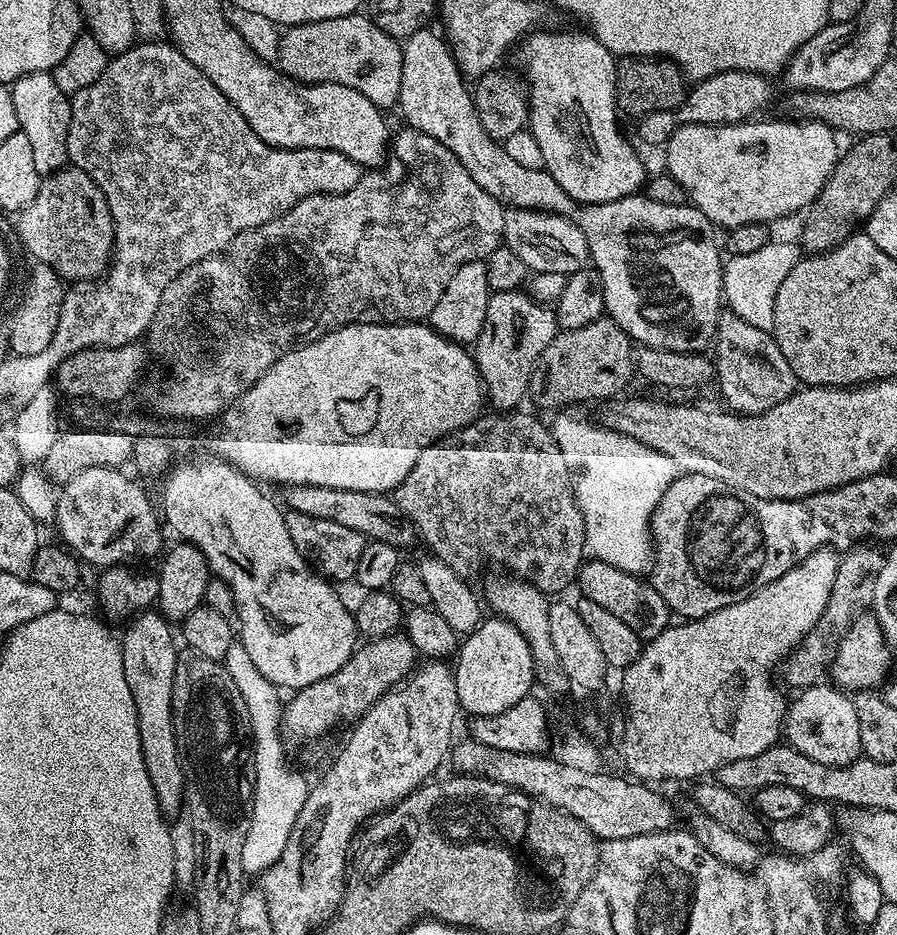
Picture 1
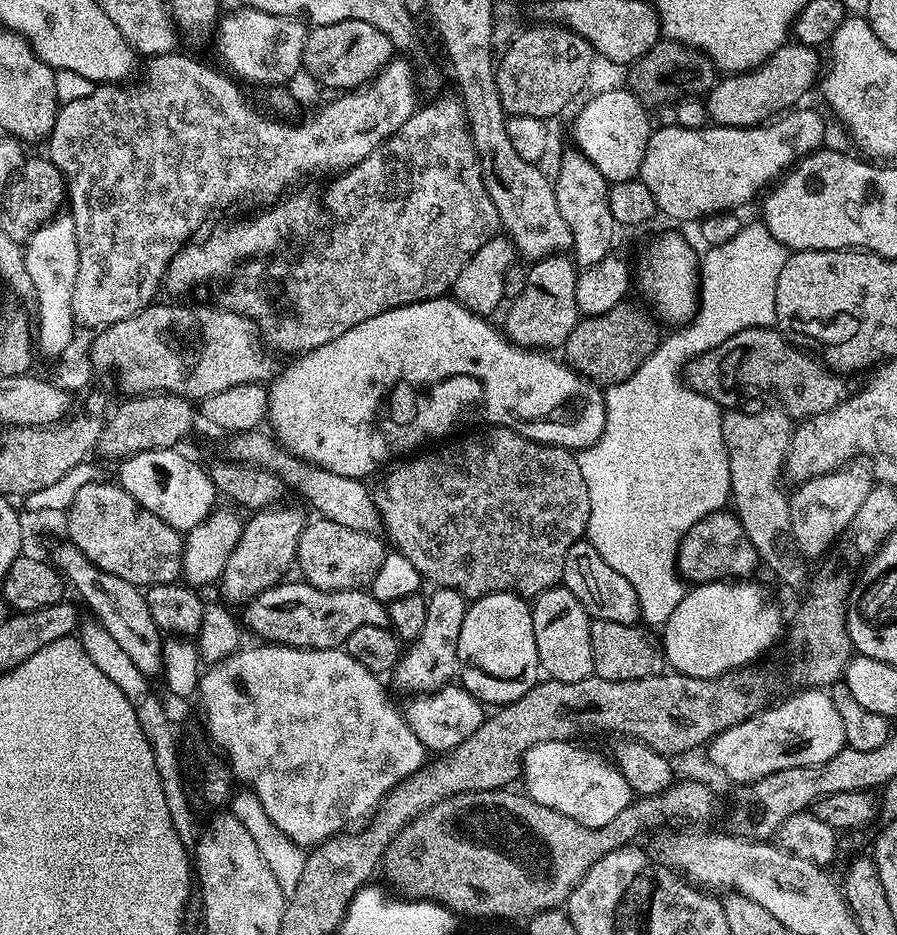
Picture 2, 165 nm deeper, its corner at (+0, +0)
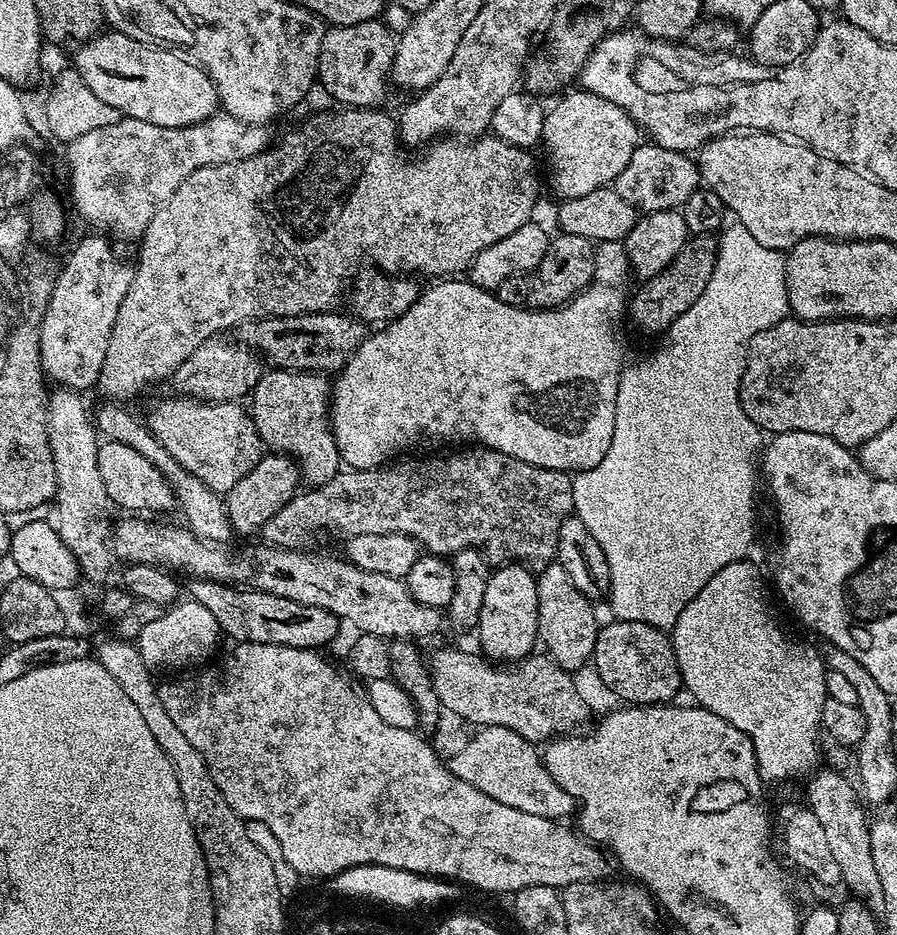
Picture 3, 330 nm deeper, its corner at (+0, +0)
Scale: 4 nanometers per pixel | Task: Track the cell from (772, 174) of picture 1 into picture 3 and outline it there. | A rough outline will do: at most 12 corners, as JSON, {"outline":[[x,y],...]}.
{"outline":[[644,142],[614,187],[641,213],[683,209],[691,155]]}

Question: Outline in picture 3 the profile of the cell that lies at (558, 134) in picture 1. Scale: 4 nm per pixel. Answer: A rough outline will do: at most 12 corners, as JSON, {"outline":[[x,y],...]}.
{"outline":[[628,251],[558,309],[425,287],[331,385],[341,461],[569,474],[614,438]]}

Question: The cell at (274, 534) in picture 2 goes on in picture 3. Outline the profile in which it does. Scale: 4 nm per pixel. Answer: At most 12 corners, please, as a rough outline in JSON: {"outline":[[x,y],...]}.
{"outline":[[268,370],[250,393],[263,447],[312,486],[342,461],[330,380]]}

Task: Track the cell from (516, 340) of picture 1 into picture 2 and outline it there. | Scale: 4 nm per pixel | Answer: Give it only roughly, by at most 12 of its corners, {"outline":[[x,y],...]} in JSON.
{"outline":[[557,254],[528,268],[503,313],[519,348],[556,350],[582,319],[578,264]]}

